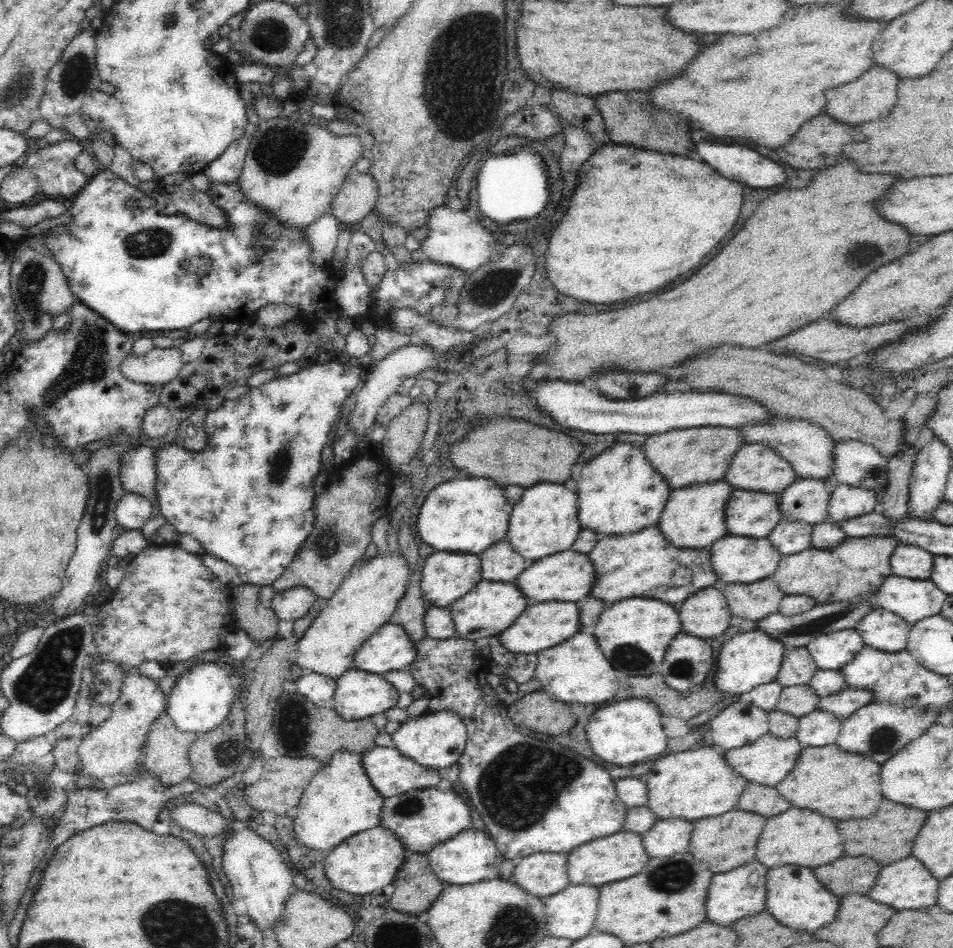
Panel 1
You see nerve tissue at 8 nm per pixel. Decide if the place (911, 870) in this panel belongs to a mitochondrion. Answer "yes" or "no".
no

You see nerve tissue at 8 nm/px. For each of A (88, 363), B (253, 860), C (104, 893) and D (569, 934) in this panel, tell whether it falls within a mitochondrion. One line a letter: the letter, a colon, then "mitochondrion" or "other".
A: mitochondrion
B: other
C: other
D: other

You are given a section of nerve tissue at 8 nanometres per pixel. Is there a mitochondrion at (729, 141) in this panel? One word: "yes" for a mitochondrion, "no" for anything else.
no

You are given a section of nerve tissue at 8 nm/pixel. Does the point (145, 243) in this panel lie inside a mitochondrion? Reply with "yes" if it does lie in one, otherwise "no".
yes

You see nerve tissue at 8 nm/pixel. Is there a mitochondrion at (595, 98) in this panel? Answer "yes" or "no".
no

